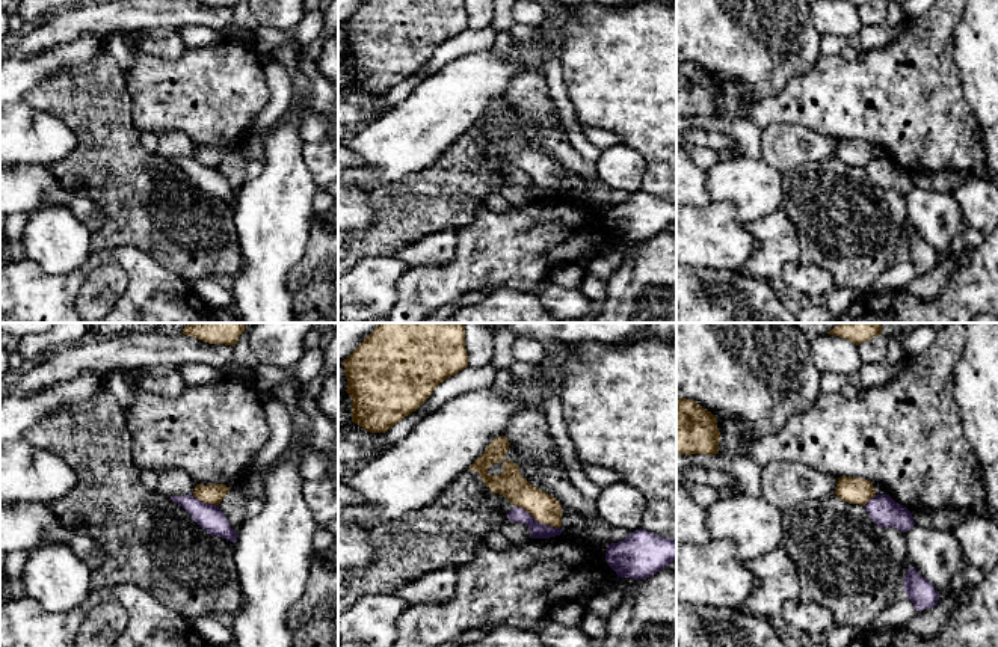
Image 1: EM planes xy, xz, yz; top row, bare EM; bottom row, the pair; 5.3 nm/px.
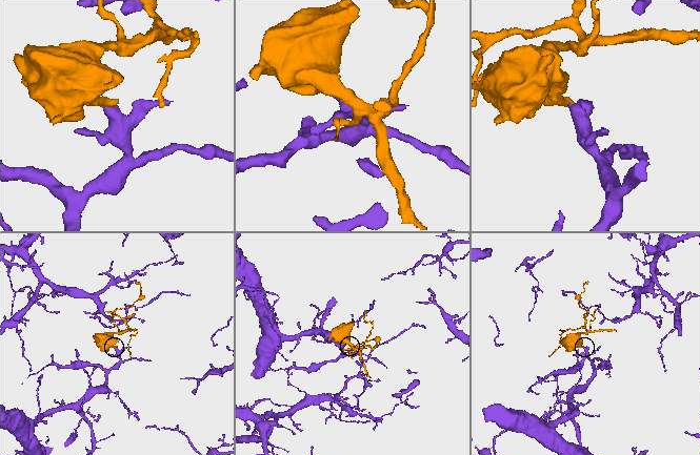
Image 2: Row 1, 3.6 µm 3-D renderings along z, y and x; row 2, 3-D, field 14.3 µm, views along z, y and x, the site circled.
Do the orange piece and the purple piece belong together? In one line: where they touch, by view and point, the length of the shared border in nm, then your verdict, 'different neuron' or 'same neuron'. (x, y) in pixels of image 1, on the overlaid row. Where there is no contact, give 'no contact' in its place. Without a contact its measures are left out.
contact xz (538, 521); length 260 nm; different neuron

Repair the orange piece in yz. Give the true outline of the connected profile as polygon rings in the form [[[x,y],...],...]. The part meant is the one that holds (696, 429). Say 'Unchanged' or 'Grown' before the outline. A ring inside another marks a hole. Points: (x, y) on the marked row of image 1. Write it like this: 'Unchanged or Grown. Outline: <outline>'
Unchanged. Outline: [[[676,398],[676,454],[719,454],[716,416],[693,400]]]

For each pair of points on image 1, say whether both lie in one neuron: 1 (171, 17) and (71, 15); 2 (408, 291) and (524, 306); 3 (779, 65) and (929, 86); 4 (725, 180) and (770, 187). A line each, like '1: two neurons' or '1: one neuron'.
1: one neuron
2: two neurons
3: two neurons
4: one neuron

